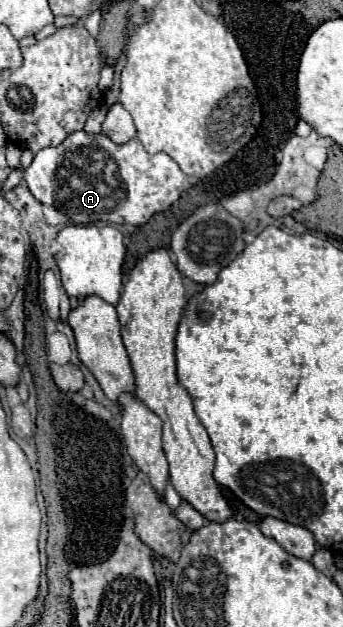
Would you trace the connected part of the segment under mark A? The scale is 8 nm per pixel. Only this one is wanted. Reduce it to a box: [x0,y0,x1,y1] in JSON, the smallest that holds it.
[23,131,191,225]

